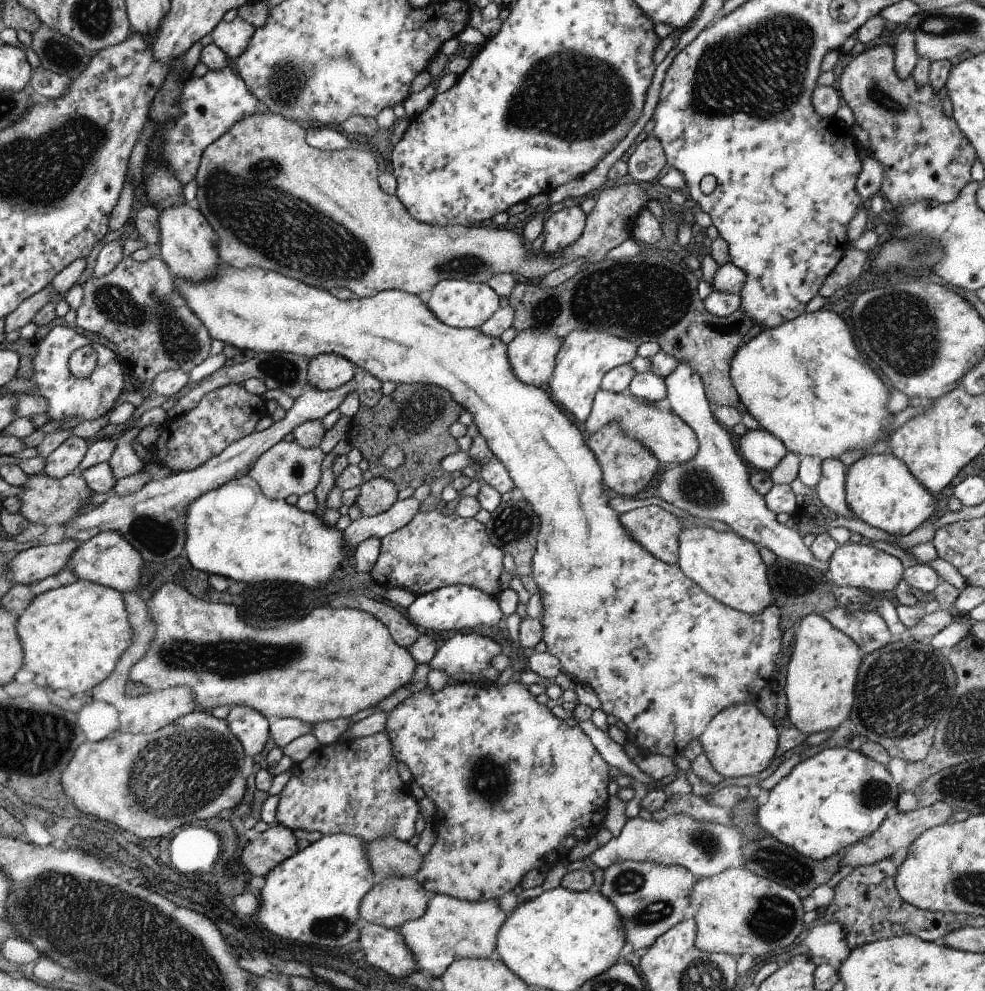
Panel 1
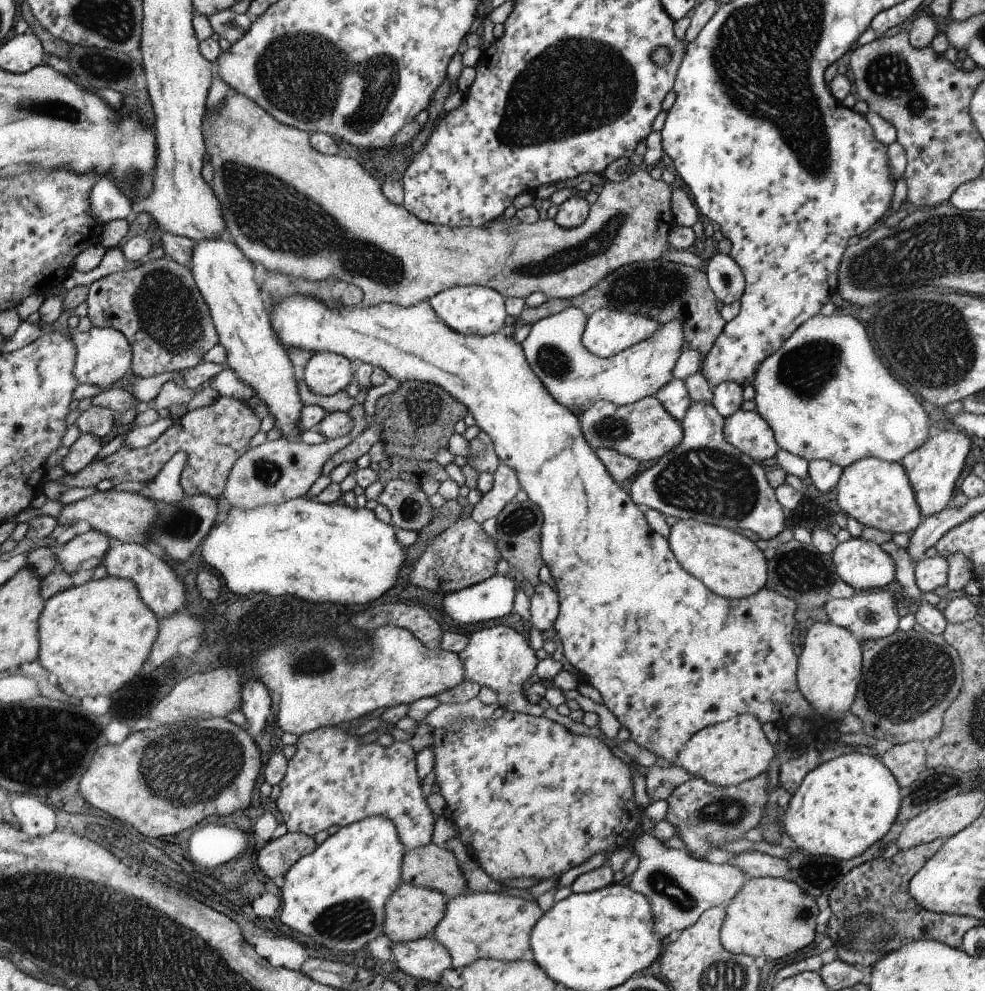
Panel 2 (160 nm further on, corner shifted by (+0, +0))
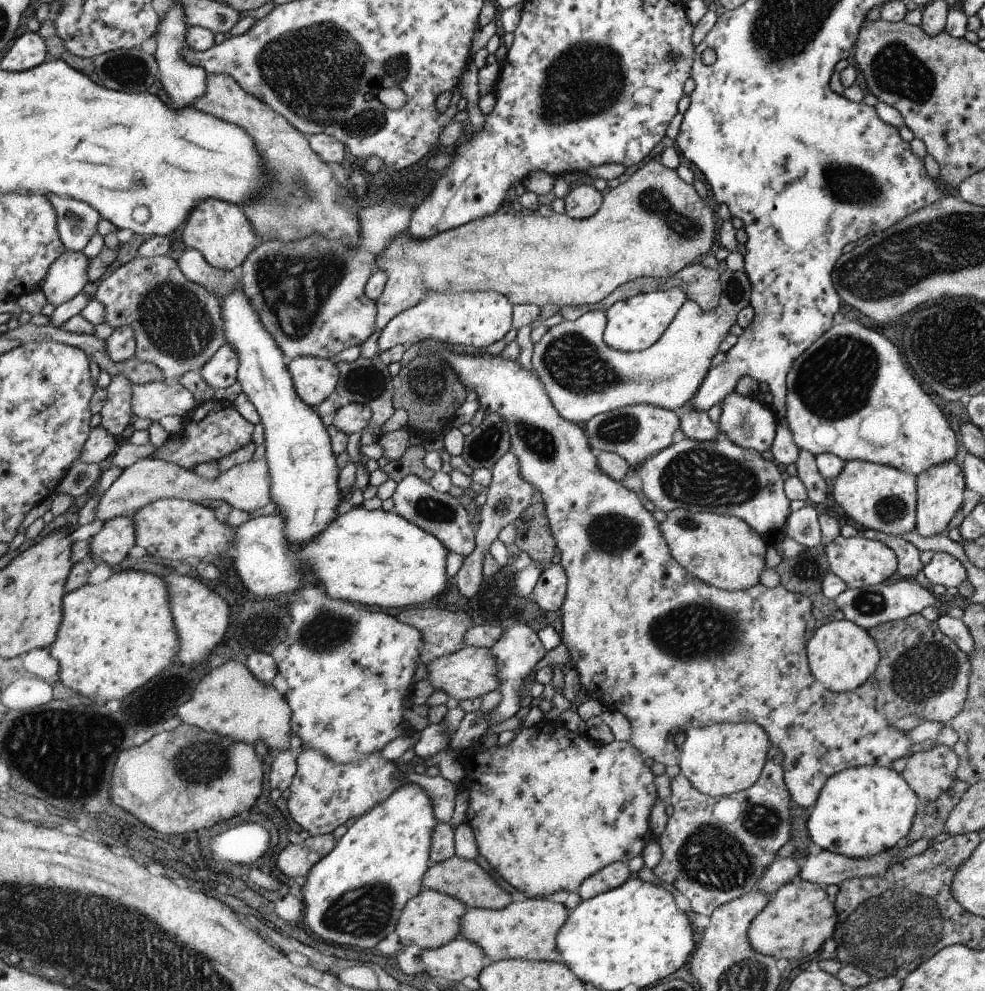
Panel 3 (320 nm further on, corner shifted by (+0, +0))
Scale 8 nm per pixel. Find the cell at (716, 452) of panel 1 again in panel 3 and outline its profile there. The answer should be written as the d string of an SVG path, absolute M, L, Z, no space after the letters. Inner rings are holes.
M719 428L717 439L706 442L684 439L654 454L639 468L638 478L644 496L666 514L681 508L734 515L764 537L781 533L791 513L782 471L776 462L764 459L759 452L730 442Z

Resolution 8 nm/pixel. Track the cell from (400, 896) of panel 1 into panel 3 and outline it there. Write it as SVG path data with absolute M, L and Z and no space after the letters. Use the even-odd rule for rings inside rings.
M424 889L418 897L407 903L395 932L404 947L412 944L423 949L437 949L460 937L466 912L466 906L459 898L434 889Z

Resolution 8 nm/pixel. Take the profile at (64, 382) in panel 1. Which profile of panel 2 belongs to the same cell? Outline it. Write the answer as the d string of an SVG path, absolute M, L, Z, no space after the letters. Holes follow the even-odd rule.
M94 327L85 333L70 330L71 337L77 348L75 377L80 384L92 384L108 388L119 378L125 377L130 370L130 342L122 331Z

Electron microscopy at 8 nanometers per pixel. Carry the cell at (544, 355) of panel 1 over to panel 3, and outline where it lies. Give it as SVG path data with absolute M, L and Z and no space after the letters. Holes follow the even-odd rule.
M723 267L720 284L723 292L716 309L709 312L698 302L686 300L658 342L643 351L619 351L606 344L603 339L607 327L605 311L589 311L576 320L566 319L561 324L550 327L542 339L534 344L531 361L533 370L537 372L537 377L542 381L558 414L570 422L586 425L600 413L628 405L649 404L677 412L701 388L711 366L718 361L718 346L730 334L730 327L736 324L738 313L750 305L751 282L744 271L732 271Z

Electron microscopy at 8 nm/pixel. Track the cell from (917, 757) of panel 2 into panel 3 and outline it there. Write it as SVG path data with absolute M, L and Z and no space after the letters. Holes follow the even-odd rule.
M936 744L928 751L920 750L907 761L906 770L901 775L909 782L920 802L936 801L941 794L953 786L954 781L959 779L957 778L959 756L948 745Z

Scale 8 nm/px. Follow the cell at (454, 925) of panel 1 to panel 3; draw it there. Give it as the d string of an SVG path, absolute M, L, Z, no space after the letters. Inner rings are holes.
M516 897L514 902L499 911L480 908L466 910L459 936L481 946L492 963L506 959L559 961L561 952L557 945L557 935L570 914L562 903Z

